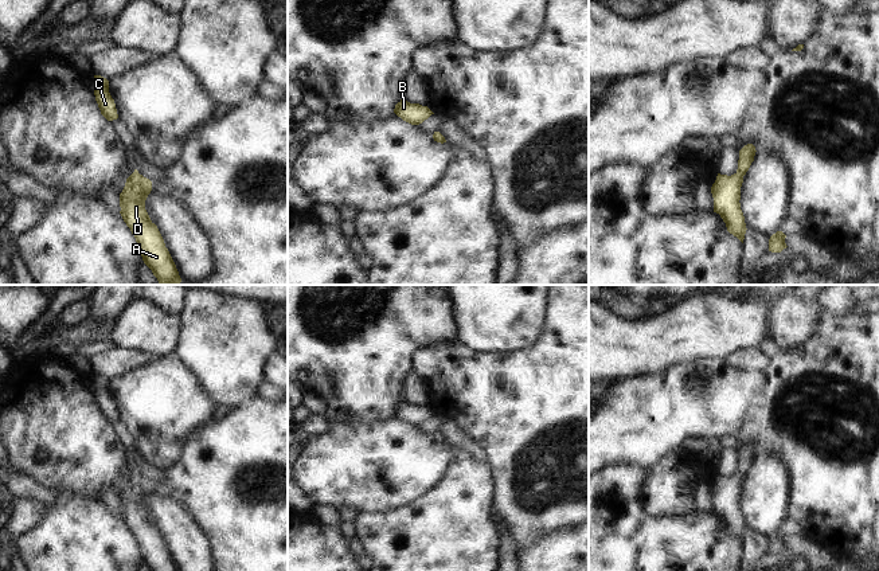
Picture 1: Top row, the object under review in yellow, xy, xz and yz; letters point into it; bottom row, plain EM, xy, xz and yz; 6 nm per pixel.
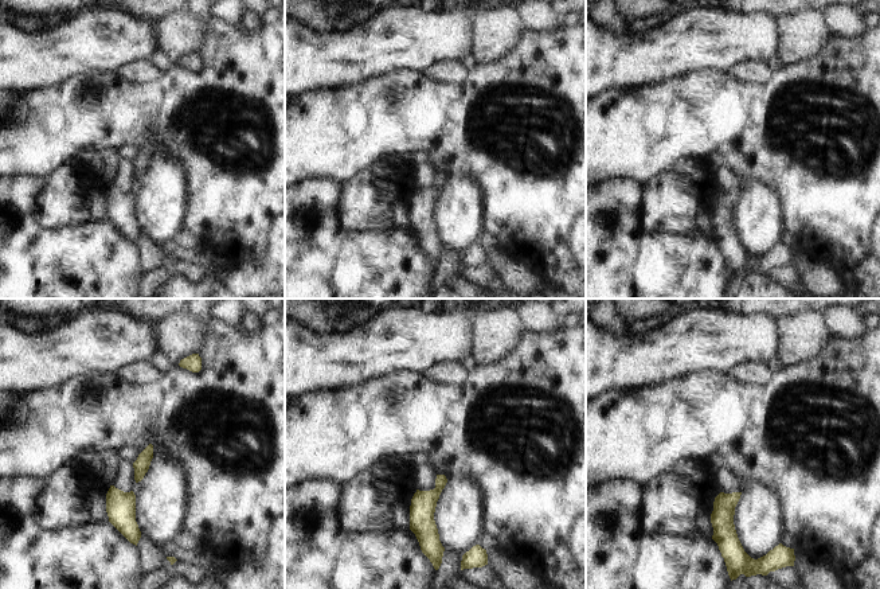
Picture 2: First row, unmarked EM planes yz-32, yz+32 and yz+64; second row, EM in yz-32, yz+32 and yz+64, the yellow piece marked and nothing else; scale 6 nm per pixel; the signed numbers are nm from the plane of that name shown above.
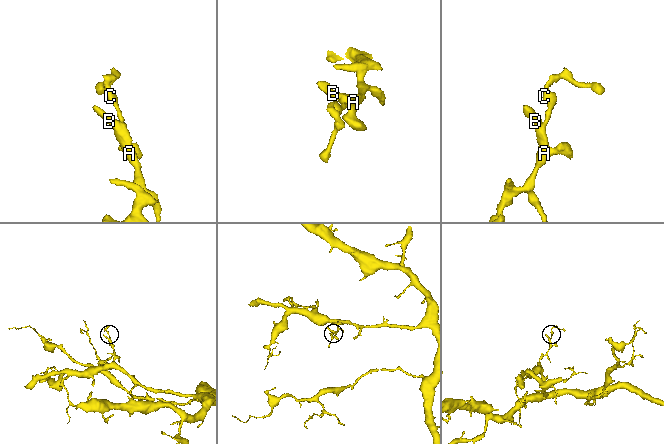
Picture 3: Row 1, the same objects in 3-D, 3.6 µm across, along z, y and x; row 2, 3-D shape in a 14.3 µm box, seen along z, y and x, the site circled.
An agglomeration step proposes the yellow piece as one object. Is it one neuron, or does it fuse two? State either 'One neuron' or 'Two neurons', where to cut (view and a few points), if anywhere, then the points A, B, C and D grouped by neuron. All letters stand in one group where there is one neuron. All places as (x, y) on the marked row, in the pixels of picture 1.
One neuron. No split. Groups: A B C D

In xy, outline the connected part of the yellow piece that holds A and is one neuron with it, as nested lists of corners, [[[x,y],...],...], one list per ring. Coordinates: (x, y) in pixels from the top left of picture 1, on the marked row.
[[[134,169],[120,193],[120,214],[138,243],[144,263],[152,270],[159,283],[179,285],[181,278],[176,265],[157,226],[145,210],[145,200],[151,191],[152,181]]]

